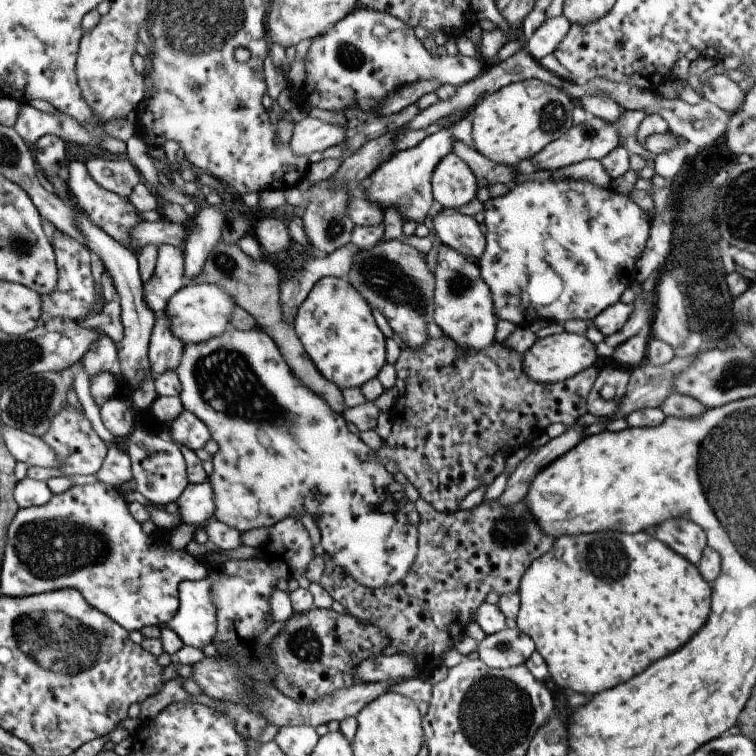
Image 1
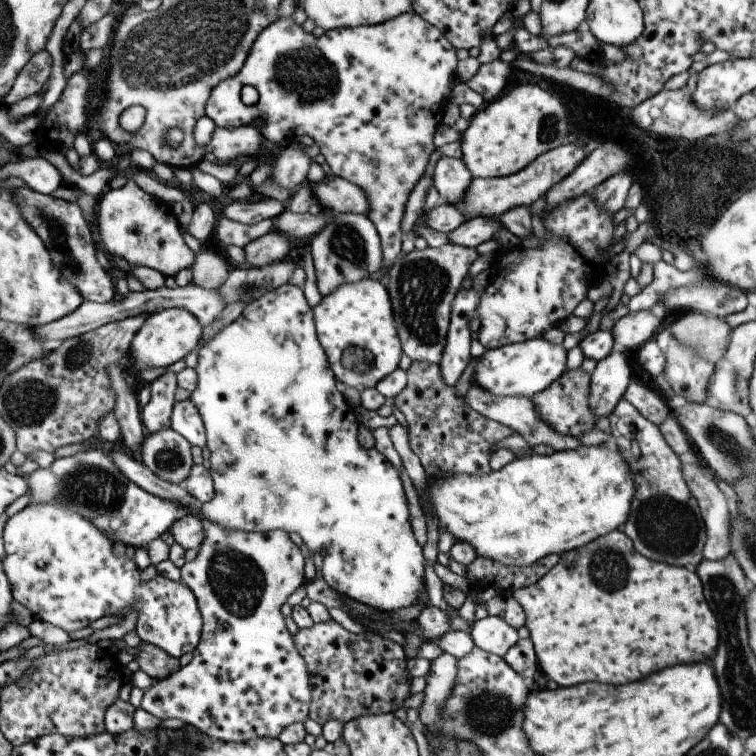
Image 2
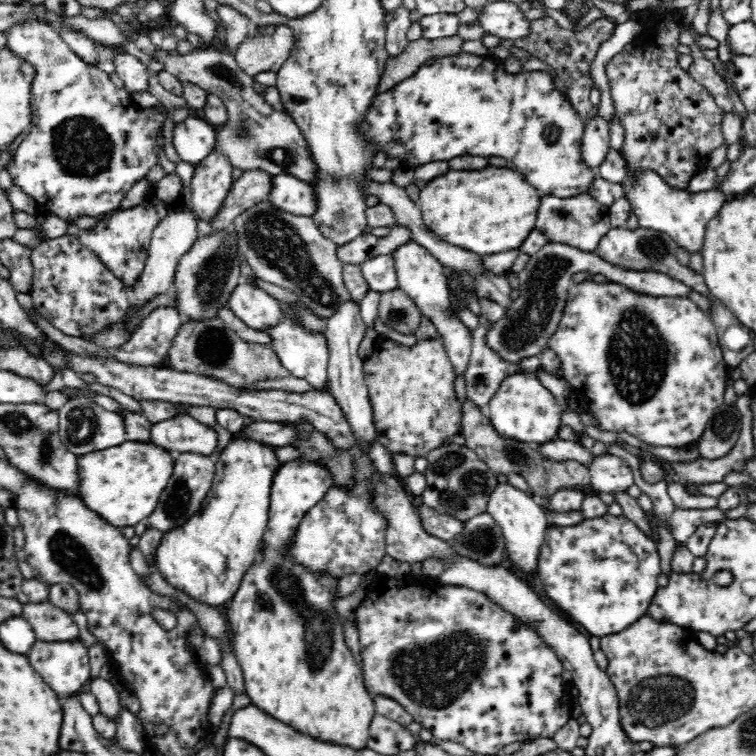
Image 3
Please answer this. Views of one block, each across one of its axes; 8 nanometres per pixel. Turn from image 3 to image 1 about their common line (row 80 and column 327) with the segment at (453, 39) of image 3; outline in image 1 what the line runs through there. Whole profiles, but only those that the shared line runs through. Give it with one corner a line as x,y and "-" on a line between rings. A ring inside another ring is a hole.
222,239
210,251
201,273
193,278
193,283
222,287
222,290
233,298
235,304
249,312
255,318
258,326
271,336
295,377
298,377
299,381
302,381
303,385
306,385
313,393
324,398
337,413
342,414
348,407
345,405
341,388
322,376
308,356
306,349
303,348
303,344
296,334
295,326
284,319
280,305
281,281
281,273
272,264
264,260
255,261
246,255
238,245
226,244

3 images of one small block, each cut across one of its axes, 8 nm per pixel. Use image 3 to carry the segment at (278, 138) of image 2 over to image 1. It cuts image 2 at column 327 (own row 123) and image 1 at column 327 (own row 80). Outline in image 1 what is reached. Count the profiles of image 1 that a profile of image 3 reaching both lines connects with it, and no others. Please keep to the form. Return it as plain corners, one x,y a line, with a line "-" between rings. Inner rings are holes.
359,5
356,10
350,12
348,16
345,16
342,20
339,20
334,26
331,26
330,30
326,31
324,34
317,36
316,39
312,42
309,50
306,54
305,60
305,75
306,79
306,90
298,93
299,98
309,98
317,101
322,101
319,106
316,108
320,108
320,110
331,110
332,112
340,112
350,108
350,110
354,110
354,108
358,108
358,110
362,110
362,112
373,114
373,111
392,93
399,91
402,87
406,85
411,85
412,83
428,80
428,79
438,79
442,84
453,84
459,87
460,85
466,84
467,82
472,82
474,79
477,79
481,74
484,74
486,70
488,70
491,66
492,61
484,60
480,55
470,58
464,56
463,54
458,53
456,56
451,55
443,55
434,57
429,53
429,50
426,50
426,47
423,45
423,42
418,39
414,35
414,29
407,25
405,22
402,22
399,18
392,16
390,13
385,13
382,11
377,11
368,7
364,7

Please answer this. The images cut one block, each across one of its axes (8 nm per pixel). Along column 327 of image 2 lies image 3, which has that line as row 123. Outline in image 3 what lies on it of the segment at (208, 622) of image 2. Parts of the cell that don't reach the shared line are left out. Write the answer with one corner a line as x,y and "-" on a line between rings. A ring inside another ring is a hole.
601,113
594,115
593,117
584,119
584,130
581,138
579,155
582,162
586,164
588,168
597,169
604,159
606,158
606,153
610,150
610,132
608,131
608,121
601,117

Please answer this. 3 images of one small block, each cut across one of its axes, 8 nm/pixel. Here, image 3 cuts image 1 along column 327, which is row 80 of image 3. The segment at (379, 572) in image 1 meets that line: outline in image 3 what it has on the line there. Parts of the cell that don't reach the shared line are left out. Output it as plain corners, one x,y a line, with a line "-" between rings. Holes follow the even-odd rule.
460,52
454,56
437,57
436,61
428,66
422,65
410,78
402,80
393,86
390,90
378,93
373,101
369,104
367,113
358,123
357,131
361,134
361,138
365,138
365,142
369,142
373,146
375,152
384,152
387,158
397,158
402,167
419,170
424,164
432,162
448,162
456,156
500,156
506,158
514,164
514,168
518,172
522,172
526,176
526,180
540,192
541,196
556,196
557,198
572,198
578,194
587,193
592,186
592,182
598,176
596,169
588,168
579,155
581,138
584,130
584,119
578,116
578,112
568,101
566,95
561,93
554,85
552,75
543,70
522,71
518,73
508,73
503,67
503,62
498,59
492,60
488,55
474,56
473,54

